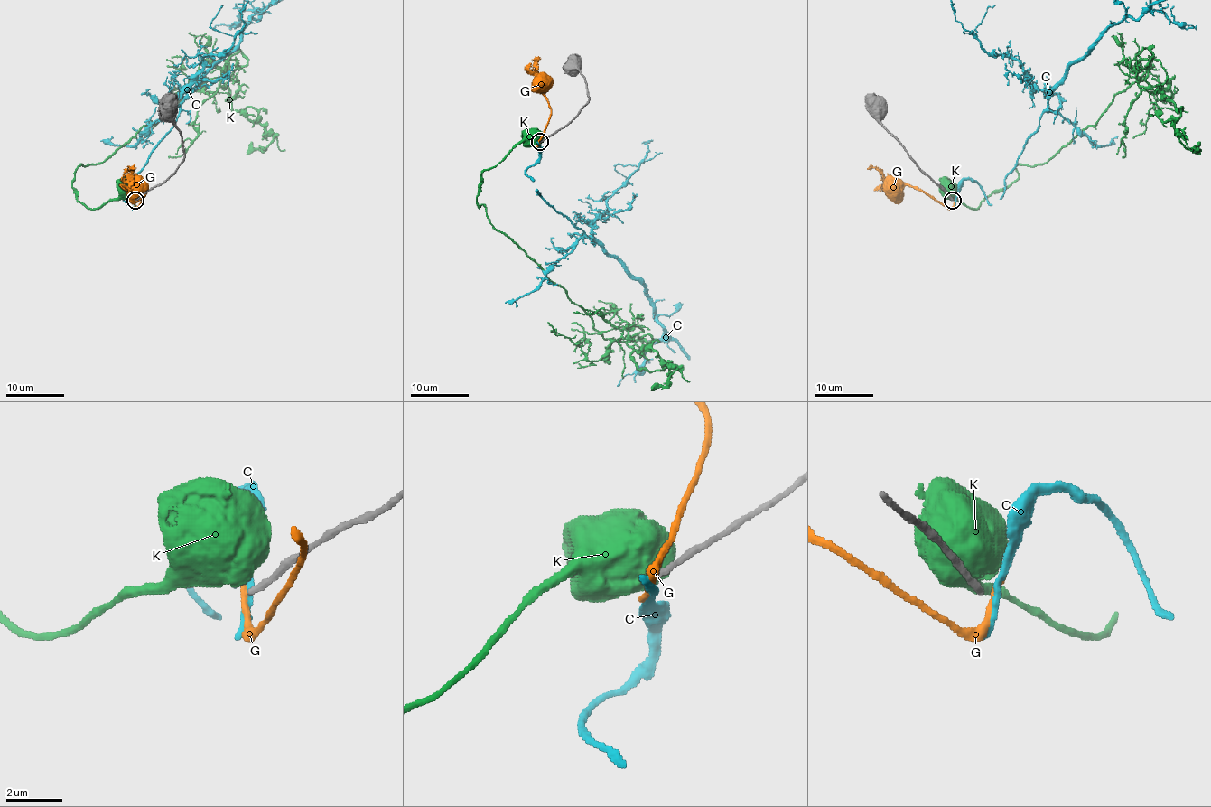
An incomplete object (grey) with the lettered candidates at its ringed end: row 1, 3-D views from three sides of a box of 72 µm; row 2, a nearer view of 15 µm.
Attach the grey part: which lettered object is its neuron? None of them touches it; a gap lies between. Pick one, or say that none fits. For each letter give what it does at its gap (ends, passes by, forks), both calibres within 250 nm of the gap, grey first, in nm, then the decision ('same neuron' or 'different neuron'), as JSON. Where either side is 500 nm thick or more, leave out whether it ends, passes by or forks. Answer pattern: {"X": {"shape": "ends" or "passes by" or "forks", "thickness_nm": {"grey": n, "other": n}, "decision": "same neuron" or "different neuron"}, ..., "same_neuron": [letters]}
{"C": {"shape": "passes by", "thickness_nm": {"grey": 200, "other": 240}, "decision": "different neuron"}, "G": {"shape": "passes by", "thickness_nm": {"grey": 200, "other": 200}, "decision": "different neuron"}, "K": {"thickness_nm": {"grey": 200, "other": 1000}, "decision": "different neuron"}, "same_neuron": []}

